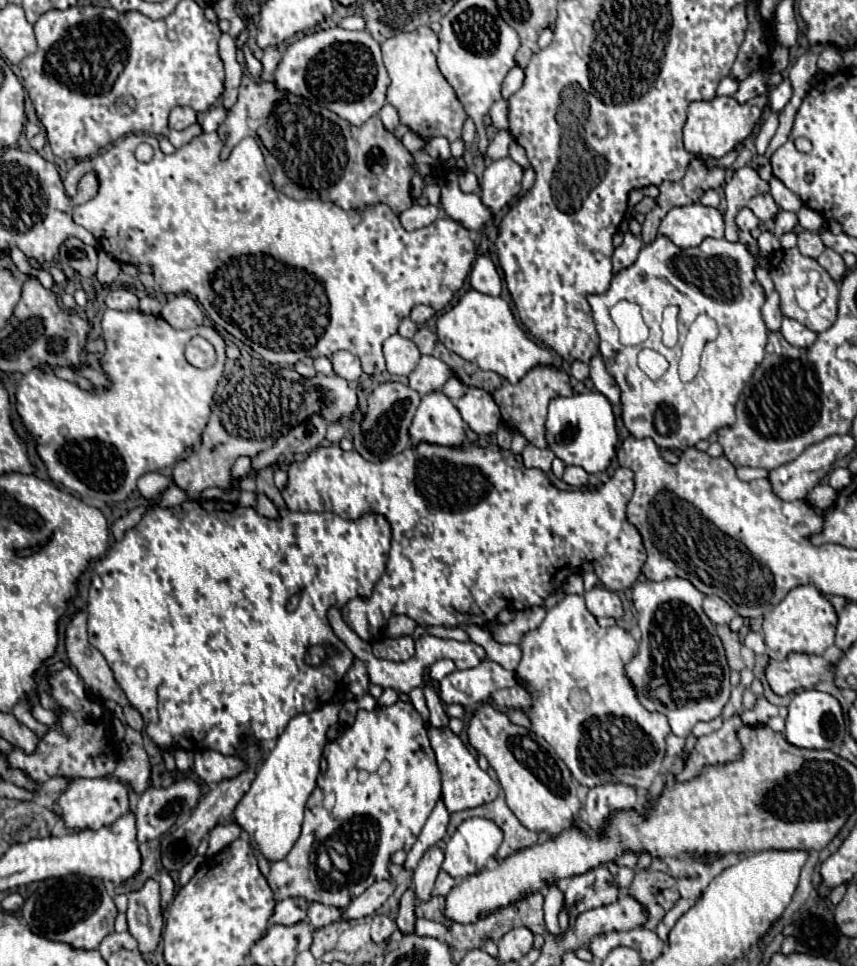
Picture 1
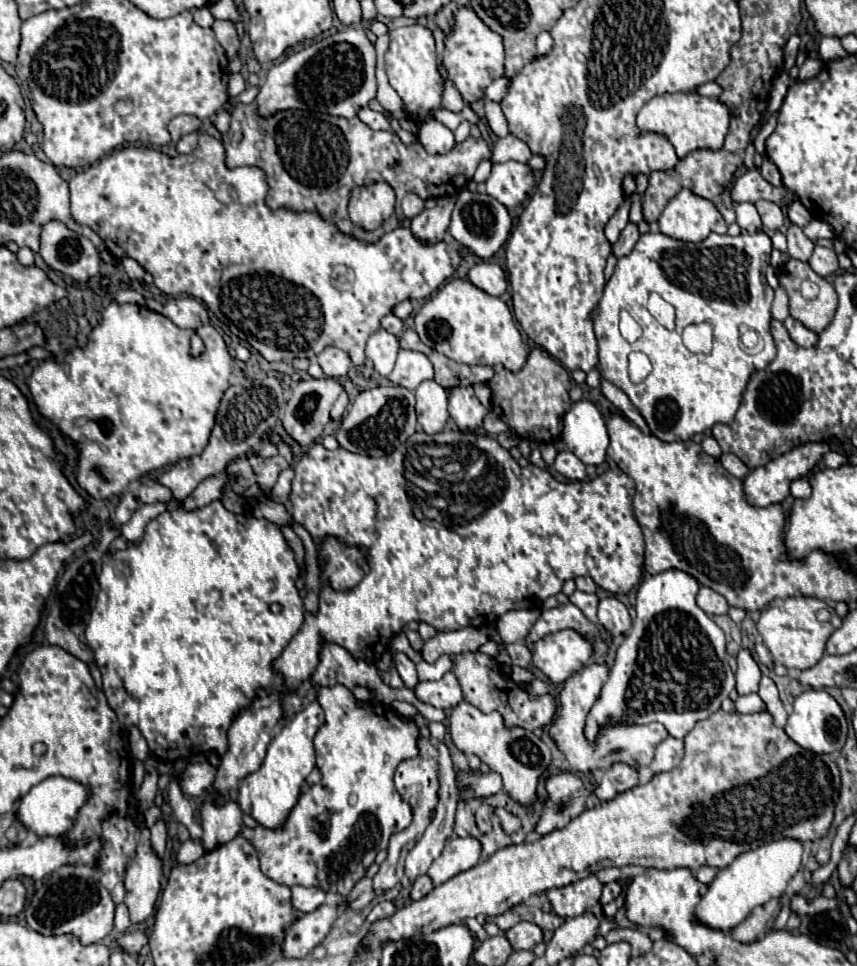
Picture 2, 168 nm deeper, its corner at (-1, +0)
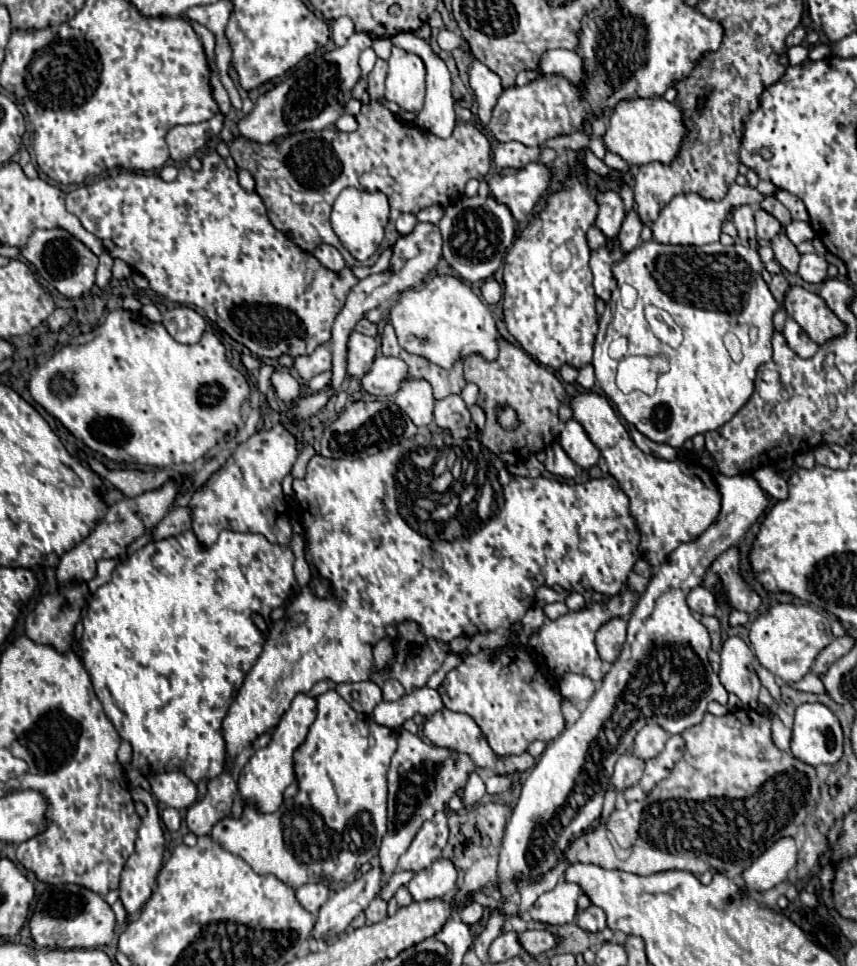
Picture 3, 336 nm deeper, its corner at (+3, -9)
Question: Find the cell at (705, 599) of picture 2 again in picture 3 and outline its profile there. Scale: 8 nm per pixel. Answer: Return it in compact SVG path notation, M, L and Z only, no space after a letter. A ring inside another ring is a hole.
M696 586L694 590L690 590L686 600L688 600L690 610L698 616L714 616L714 612L718 608L714 594L704 586Z

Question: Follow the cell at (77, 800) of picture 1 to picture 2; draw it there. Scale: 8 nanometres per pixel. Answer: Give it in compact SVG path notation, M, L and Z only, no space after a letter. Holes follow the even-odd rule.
M48 777L40 785L32 787L30 793L20 799L18 817L26 825L26 829L38 833L40 837L64 835L66 831L72 829L78 809L82 809L82 805L86 805L88 799L90 799L90 789L86 789L86 785L66 777Z

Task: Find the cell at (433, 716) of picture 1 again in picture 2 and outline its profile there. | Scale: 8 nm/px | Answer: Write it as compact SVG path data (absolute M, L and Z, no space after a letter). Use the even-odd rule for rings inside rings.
M436 741L436 749L438 749L438 765L440 765L440 791L438 791L440 801L438 801L438 807L436 807L432 823L428 825L428 829L422 835L422 839L416 843L416 847L406 857L406 877L410 881L414 881L414 877L420 877L420 875L428 873L432 861L442 853L448 837L452 835L452 827L454 827L454 811L456 811L456 803L458 803L456 771L454 771L454 763L450 759L450 751L448 751L446 743L444 741Z

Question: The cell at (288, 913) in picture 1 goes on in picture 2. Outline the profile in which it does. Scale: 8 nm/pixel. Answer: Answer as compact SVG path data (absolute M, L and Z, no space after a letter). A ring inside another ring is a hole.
M292 887L292 907L300 913L310 913L324 903L326 893L318 887Z

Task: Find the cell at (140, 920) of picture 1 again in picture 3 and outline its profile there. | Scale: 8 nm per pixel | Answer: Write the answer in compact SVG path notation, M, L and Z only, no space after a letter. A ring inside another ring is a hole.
M134 788L132 790L132 798L140 800L146 804L148 814L142 820L142 826L138 830L138 840L136 840L136 850L134 854L126 860L126 866L122 870L122 878L120 878L120 900L124 904L124 908L128 910L128 914L136 914L144 902L150 898L152 888L156 884L156 876L158 870L162 868L162 854L164 854L164 832L162 832L162 824L160 824L160 816L158 816L158 808L156 808L156 800L152 798L150 792L142 790L142 788Z

